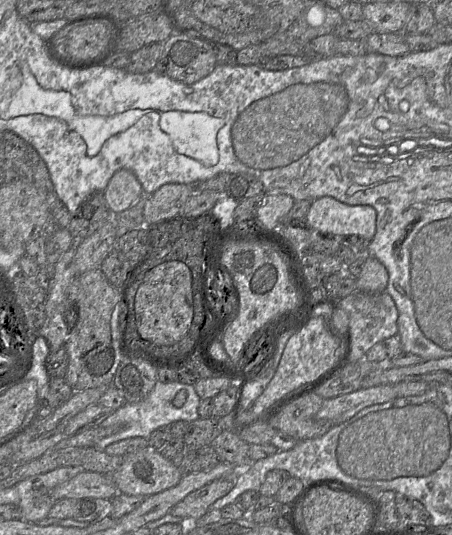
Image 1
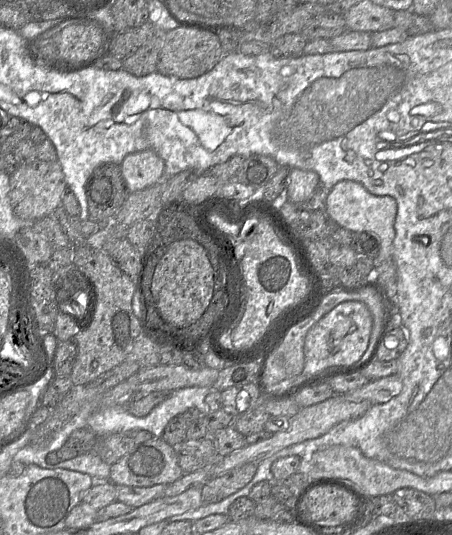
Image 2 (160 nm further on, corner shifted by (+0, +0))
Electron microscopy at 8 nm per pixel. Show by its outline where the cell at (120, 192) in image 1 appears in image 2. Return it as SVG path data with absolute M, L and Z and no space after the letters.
M151 149L129 153L120 163L128 192L149 187L163 179L164 160Z

